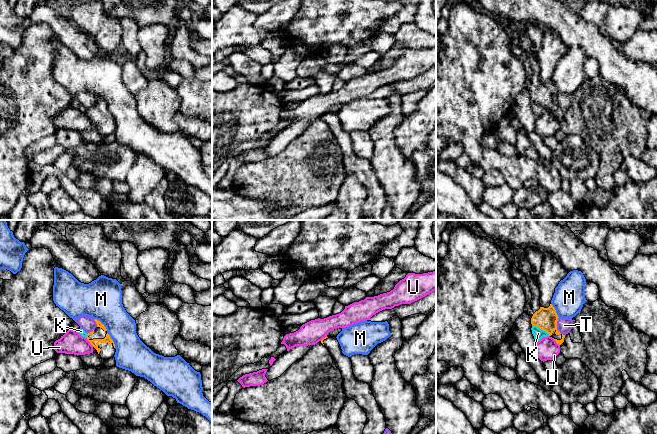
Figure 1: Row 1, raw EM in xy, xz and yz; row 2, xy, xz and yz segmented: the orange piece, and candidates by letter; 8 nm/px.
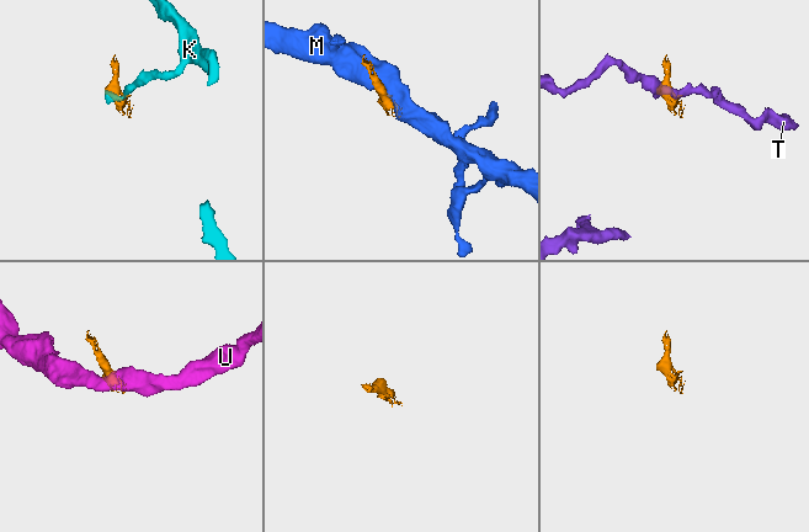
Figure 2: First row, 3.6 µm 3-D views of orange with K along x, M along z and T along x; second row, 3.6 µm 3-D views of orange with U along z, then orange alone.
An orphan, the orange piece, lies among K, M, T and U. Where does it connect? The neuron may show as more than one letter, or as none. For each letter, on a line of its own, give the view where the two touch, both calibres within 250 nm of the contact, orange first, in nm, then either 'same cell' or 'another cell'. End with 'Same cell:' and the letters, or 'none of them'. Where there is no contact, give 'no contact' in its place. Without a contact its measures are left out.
K: yz | 180/90 nm | another cell
M: xy | 50/320 nm | another cell
T: yz | 180/130 nm | another cell
U: xy | 60/180 nm | another cell
Same cell: none of them

